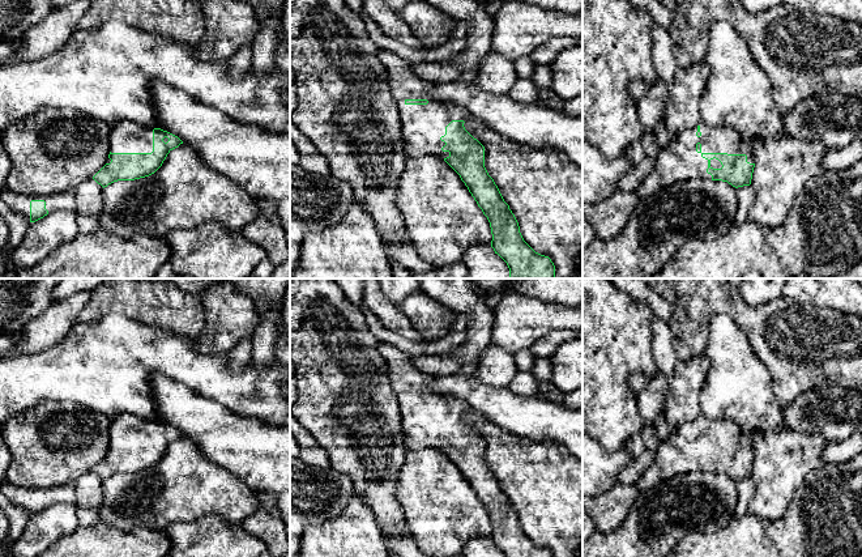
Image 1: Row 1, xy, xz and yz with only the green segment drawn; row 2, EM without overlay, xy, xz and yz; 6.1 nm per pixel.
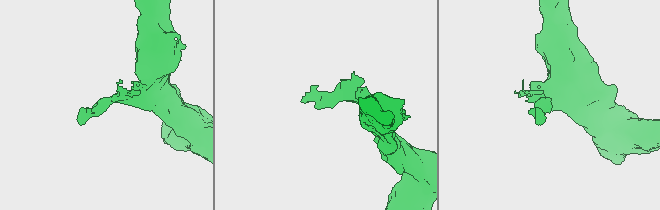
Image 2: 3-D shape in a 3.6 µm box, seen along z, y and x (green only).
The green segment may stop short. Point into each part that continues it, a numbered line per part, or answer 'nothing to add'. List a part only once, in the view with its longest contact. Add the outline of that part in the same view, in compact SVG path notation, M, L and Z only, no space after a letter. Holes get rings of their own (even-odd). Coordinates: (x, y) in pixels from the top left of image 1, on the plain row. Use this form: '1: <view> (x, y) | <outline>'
1: xy (20, 497) | M74 481L51 489L27 489L8 482L0 484L0 492L16 506L30 514L30 494L44 493L48 506L56 503L76 503Z
2: yz (679, 454) | M727 417L688 421L675 428L666 441L660 441L653 463L635 482L640 492L688 472L712 472L707 465L708 452L703 446L746 447L747 455L755 456L752 435Z

